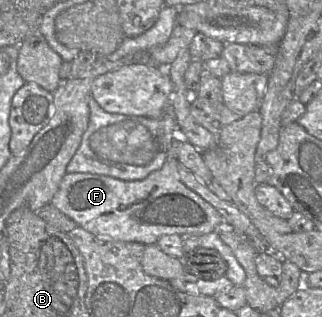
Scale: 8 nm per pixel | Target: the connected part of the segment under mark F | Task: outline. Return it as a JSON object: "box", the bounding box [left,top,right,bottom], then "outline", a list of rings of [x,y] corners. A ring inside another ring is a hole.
{"box":[51,141,225,245],"outline":[[[173,141],[163,167],[143,180],[123,181],[89,173],[67,173],[51,204],[79,227],[103,240],[151,245],[164,235],[202,236],[225,226],[217,210],[181,182],[176,175],[177,162]]]}

